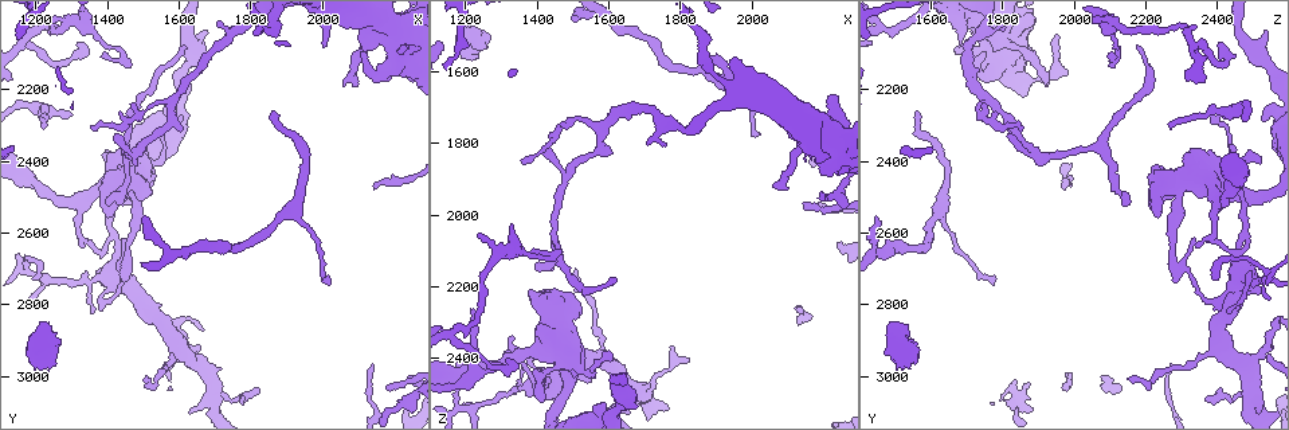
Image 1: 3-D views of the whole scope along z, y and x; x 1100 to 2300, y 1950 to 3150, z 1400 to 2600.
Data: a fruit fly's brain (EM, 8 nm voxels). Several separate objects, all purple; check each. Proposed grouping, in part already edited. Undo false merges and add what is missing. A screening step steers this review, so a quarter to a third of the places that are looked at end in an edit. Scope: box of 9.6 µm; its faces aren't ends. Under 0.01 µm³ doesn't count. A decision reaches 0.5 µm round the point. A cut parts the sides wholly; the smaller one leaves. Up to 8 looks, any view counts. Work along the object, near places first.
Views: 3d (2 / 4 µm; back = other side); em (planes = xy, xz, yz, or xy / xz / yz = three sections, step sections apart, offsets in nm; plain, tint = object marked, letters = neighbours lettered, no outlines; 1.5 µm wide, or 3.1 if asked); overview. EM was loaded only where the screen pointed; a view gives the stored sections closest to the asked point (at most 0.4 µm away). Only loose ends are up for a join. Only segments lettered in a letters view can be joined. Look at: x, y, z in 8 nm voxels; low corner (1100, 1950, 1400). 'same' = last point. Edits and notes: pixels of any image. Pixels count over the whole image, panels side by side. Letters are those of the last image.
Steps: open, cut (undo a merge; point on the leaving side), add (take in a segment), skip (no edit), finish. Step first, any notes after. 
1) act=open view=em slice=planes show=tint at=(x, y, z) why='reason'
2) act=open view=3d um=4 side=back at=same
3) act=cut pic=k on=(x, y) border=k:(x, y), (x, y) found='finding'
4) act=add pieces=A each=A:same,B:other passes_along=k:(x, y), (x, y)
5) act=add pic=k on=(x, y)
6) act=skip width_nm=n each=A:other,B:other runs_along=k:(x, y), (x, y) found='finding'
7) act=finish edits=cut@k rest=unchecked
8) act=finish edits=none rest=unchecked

act=open view=3d um=4 at=(1730, 3040, 2460) why='thick turns thin'

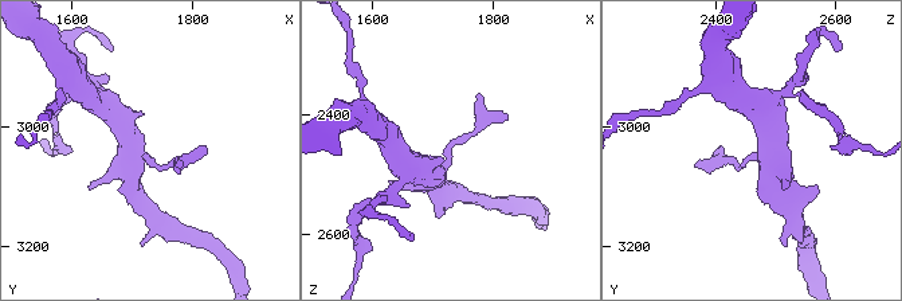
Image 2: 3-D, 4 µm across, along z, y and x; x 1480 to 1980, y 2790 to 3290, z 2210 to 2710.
act=open view=em slice=planes show=letters at=(1715, 3055, 2460) arms=4 why='shape alone is not enough'

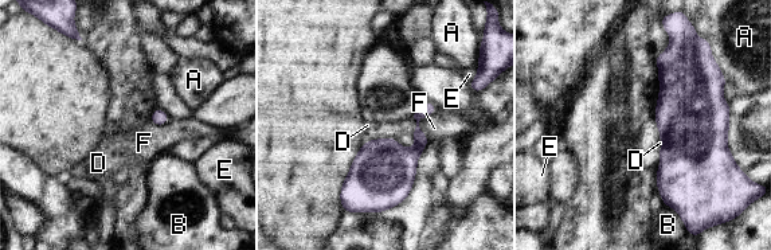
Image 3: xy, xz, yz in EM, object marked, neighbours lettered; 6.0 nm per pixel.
act=skip width_nm=90 each=A:other,B:other,D:other,E:other,F:other border=3:(437, 109), (425, 116), (410, 135) found='one neuron here'

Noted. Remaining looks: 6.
act=open view=em slice=planes show=tint at=(2190, 2050, 1950) why='end of a long branch'

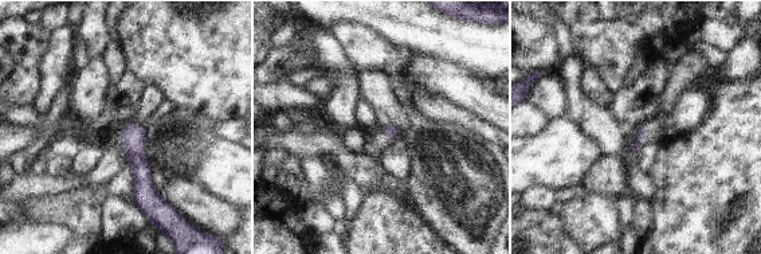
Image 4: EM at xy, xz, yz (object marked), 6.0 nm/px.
act=open view=em slice=planes show=letters at=same why='what lies round it'

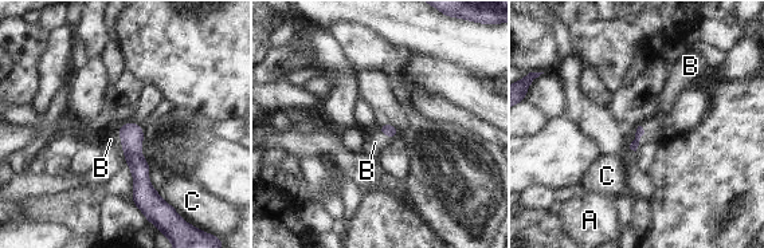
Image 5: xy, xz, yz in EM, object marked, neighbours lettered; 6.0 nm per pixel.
act=add pieces=B each=A:other,B:same,C:other passes_along=5:(634, 145), (641, 138), (653, 128) found='the neuron continues'

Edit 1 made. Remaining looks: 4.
act=open view=3d um=4 at=(1870, 2260, 1570)

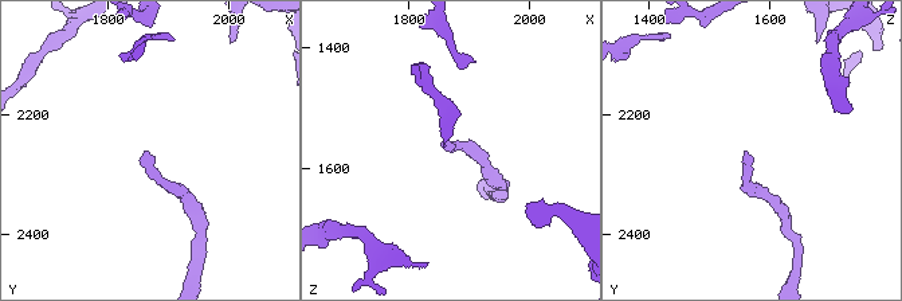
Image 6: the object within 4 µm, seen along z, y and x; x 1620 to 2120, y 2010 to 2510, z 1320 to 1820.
act=open view=em slice=planes show=letters at=(1860, 2255, 1565) why='now the EM'

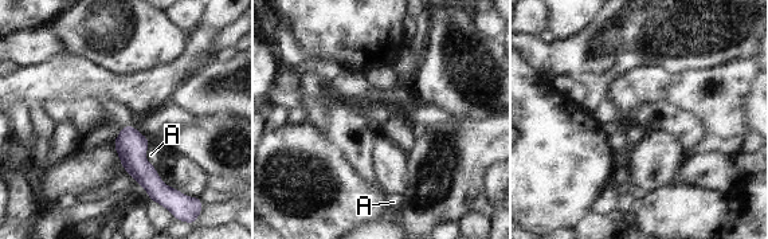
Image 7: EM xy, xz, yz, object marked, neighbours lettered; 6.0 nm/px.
act=skip each=A:other border=7:(149, 144), (145, 159), (155, 167) found='none of them fits'

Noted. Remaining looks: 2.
act=finish edits=add@5 rest=unchecked

